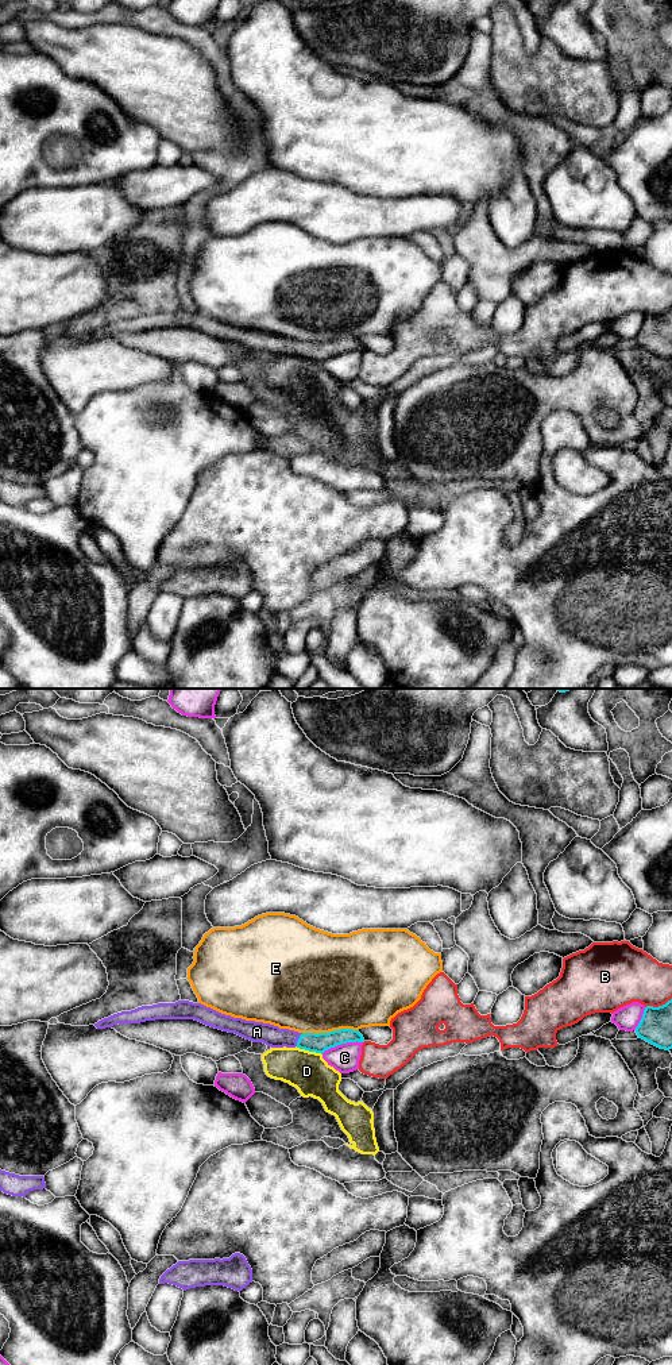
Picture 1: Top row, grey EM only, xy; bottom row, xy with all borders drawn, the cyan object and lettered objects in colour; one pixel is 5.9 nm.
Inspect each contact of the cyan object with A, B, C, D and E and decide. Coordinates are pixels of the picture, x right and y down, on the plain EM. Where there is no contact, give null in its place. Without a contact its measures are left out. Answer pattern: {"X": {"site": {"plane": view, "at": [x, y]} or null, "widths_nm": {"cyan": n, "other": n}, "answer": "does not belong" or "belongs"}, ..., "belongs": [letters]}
{"A": {"site": {"plane": "xy", "at": [298, 349]}, "widths_nm": {"cyan": 120, "other": 130}, "answer": "belongs"}, "B": {"site": {"plane": "xy", "at": [659, 315]}, "widths_nm": {"cyan": 190, "other": 320}, "answer": "does not belong"}, "C": {"site": {"plane": "xy", "at": [342, 351]}, "widths_nm": {"cyan": 120, "other": 170}, "answer": "does not belong"}, "D": {"site": {"plane": "xy", "at": [309, 359]}, "widths_nm": {"cyan": 120, "other": 240}, "answer": "does not belong"}, "E": {"site": {"plane": "xy", "at": [329, 340]}, "widths_nm": {"cyan": 120, "other": 500}, "answer": "does not belong"}, "belongs": ["A"]}

